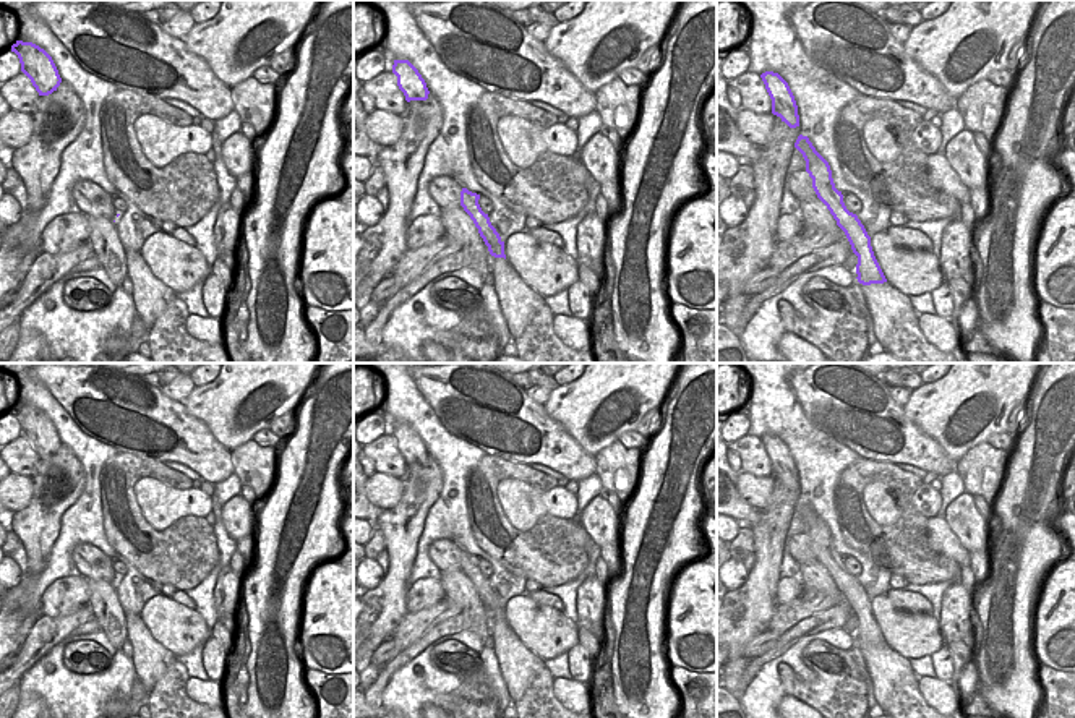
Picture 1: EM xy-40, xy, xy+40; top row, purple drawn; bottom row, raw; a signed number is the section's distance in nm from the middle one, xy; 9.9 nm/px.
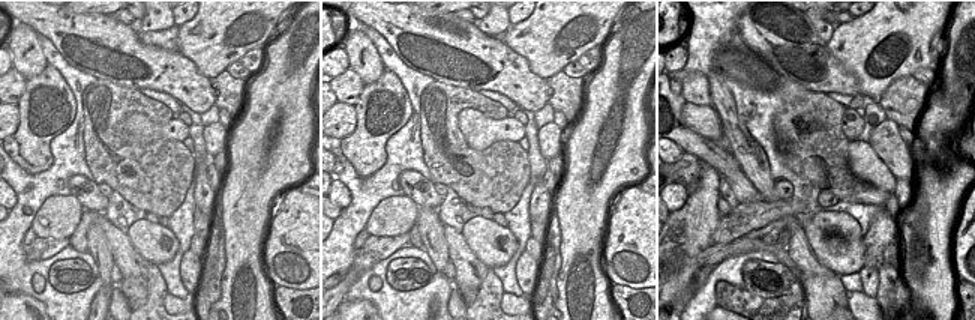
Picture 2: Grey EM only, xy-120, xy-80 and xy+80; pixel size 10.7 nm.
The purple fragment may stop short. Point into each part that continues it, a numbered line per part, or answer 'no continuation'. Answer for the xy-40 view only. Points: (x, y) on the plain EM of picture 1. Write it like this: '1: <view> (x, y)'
no continuation

